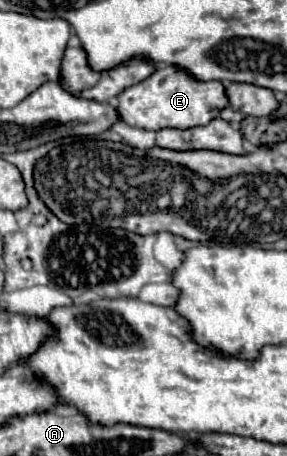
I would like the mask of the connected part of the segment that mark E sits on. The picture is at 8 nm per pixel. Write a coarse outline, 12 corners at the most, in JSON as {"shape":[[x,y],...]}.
{"shape":[[162,63],[118,95],[142,129],[206,125],[228,107],[220,81]]}

